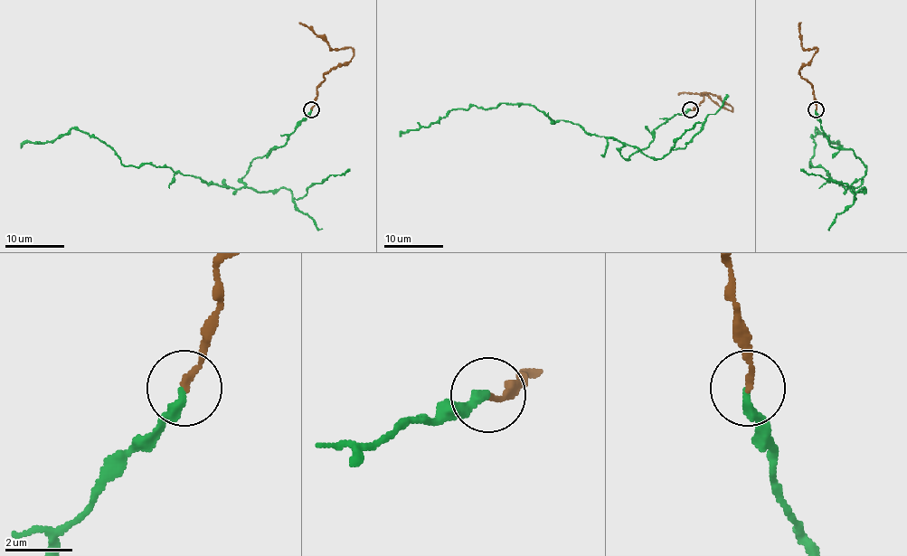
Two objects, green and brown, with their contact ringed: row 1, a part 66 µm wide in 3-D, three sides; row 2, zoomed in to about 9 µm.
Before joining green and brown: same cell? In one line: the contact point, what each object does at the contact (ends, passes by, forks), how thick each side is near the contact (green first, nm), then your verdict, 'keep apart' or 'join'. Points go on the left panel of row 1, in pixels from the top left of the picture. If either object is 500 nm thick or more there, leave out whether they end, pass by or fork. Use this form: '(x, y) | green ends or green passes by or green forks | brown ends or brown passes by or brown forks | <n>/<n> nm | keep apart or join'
(311, 109) | green ends | brown ends | 280/160 nm | join

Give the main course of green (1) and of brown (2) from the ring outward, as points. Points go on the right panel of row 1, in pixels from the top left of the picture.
1: (817, 110), (828, 142), (852, 150), (866, 169), (845, 188), (822, 167), (808, 166), (817, 127), (843, 148)
2: (817, 110), (813, 88), (800, 74), (800, 69), (815, 55), (817, 48), (801, 46), (798, 25), (801, 23)

